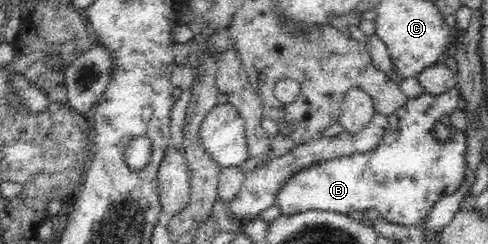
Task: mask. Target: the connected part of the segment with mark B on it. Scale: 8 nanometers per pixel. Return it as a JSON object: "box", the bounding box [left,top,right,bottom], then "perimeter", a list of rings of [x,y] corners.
{"box":[274,86,467,227],"perimeter":[[[457,86],[438,94],[438,98],[428,106],[426,110],[412,110],[408,114],[408,103],[398,108],[396,112],[387,116],[389,126],[386,136],[376,148],[368,152],[354,153],[350,156],[341,156],[332,160],[325,160],[312,166],[303,168],[300,172],[291,176],[284,187],[278,191],[274,204],[282,211],[282,214],[298,214],[310,210],[324,212],[336,212],[350,215],[355,211],[377,210],[388,222],[416,227],[420,226],[428,212],[434,208],[434,204],[450,196],[458,190],[466,178],[466,141],[467,137],[462,130],[452,130],[451,139],[439,141],[434,138],[434,124],[447,126],[447,117],[461,107],[461,94]]]}

